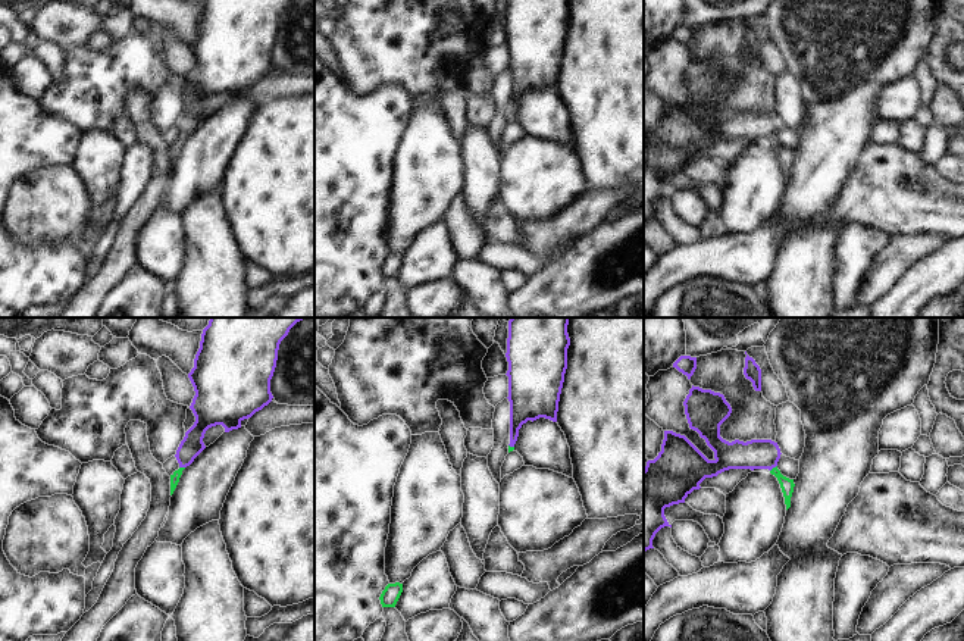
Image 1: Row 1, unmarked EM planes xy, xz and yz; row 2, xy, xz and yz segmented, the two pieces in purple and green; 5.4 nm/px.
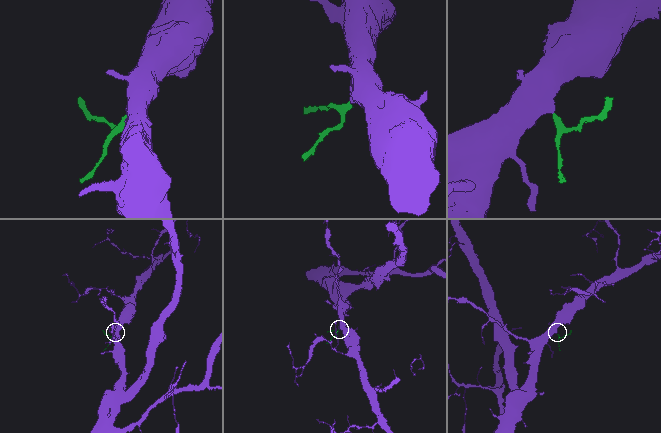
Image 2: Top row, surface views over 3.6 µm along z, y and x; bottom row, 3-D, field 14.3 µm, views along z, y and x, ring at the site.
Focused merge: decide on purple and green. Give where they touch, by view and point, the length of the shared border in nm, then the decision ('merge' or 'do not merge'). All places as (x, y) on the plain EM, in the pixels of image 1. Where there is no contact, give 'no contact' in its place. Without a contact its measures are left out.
meets purple in yz at (773, 137); contact 50 nm long; merge

